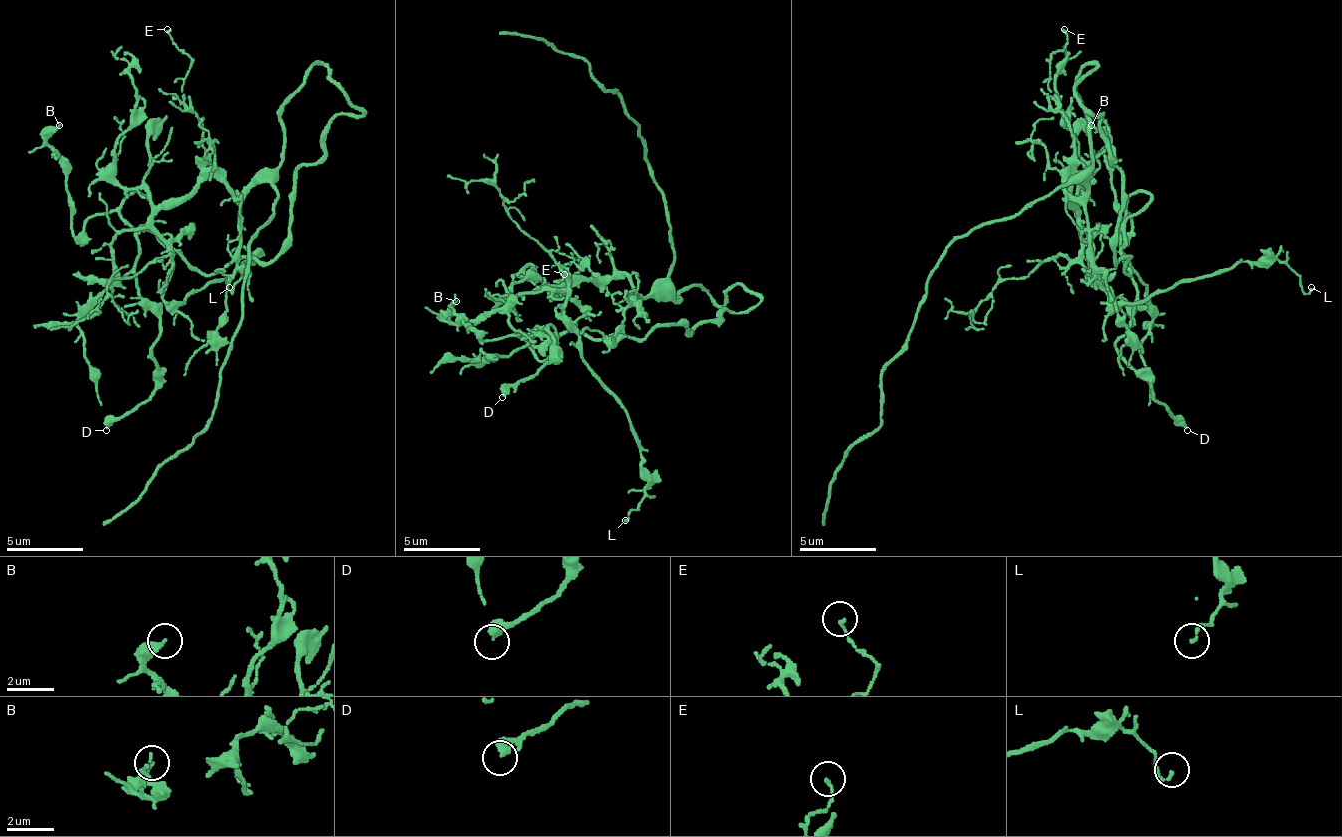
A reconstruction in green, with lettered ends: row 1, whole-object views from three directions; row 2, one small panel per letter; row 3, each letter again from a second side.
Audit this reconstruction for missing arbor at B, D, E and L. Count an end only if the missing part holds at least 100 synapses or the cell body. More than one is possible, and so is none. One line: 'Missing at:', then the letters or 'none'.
Missing at: none

